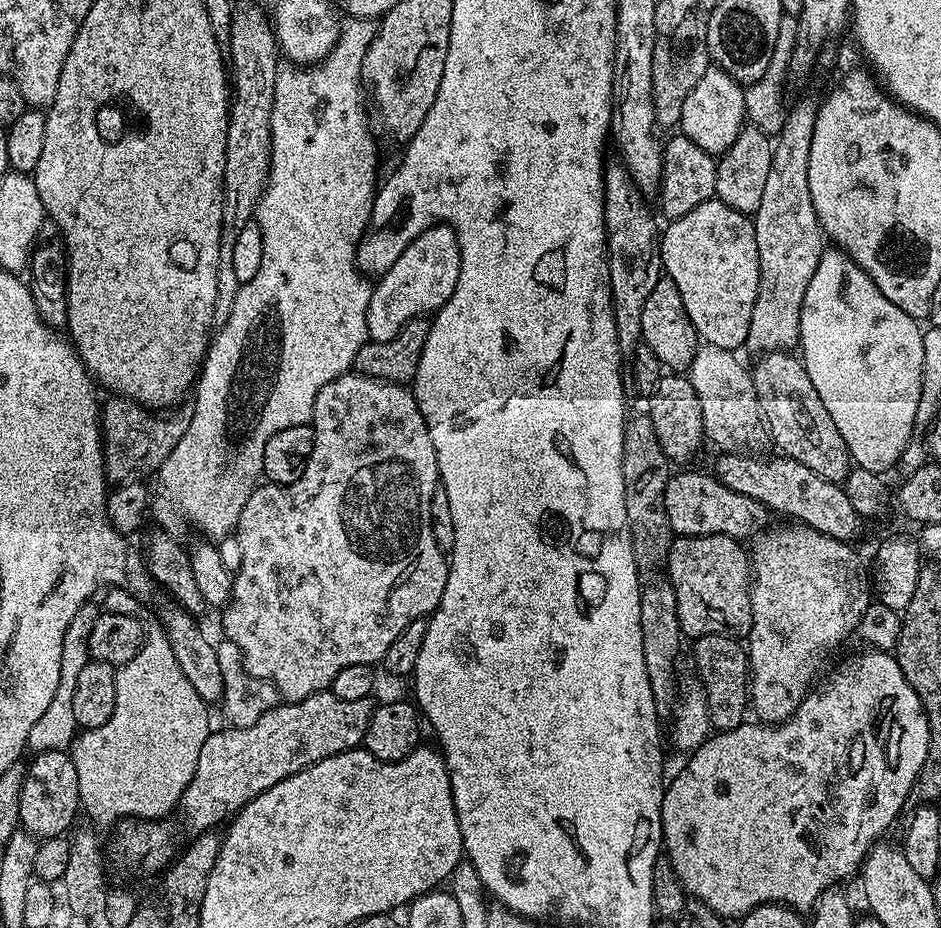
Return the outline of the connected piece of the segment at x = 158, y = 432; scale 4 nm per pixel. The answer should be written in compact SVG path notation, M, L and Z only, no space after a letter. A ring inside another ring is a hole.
M119 394L113 395L112 400L103 401L99 409L100 414L100 438L104 445L104 474L109 485L126 484L130 480L143 477L143 472L155 473L164 459L178 446L182 434L186 434L186 426L190 426L192 409L188 406L176 406L171 410L164 410L157 414L149 410L143 404L129 400Z

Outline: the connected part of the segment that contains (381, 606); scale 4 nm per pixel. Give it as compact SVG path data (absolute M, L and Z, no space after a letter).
M345 374L329 380L326 386L318 390L316 400L310 405L310 423L316 432L316 441L302 478L293 484L268 482L265 488L264 485L258 486L250 498L246 498L246 506L242 506L240 521L234 529L234 535L242 546L242 562L232 577L232 599L222 612L223 635L234 642L234 646L238 646L246 670L254 674L254 678L274 685L288 702L299 702L308 696L329 691L334 677L346 670L346 666L379 665L390 642L394 642L394 638L398 638L398 634L402 634L402 630L406 630L414 618L428 616L436 611L446 590L450 567L445 549L438 546L432 529L432 499L440 484L440 471L434 442L430 442L430 430L422 418L415 395L402 384L372 380L369 376L359 374Z

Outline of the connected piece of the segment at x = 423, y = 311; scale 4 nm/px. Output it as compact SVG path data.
M433 224L413 236L416 237L401 252L399 249L395 259L385 267L389 268L384 277L382 272L375 281L370 306L366 310L368 340L390 342L406 322L439 312L458 286L460 251L456 232L446 224Z

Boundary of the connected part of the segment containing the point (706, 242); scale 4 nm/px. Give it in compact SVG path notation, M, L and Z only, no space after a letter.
M715 198L671 221L659 237L660 262L667 279L678 286L682 306L704 344L740 350L748 343L750 314L758 298L756 225Z

